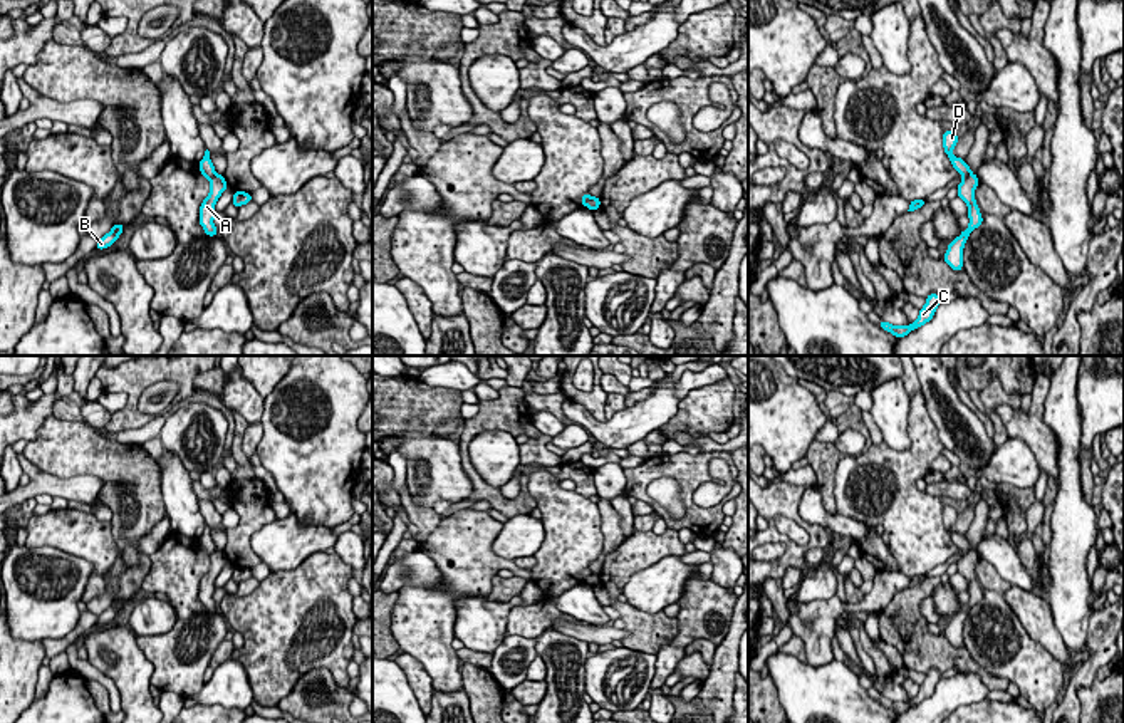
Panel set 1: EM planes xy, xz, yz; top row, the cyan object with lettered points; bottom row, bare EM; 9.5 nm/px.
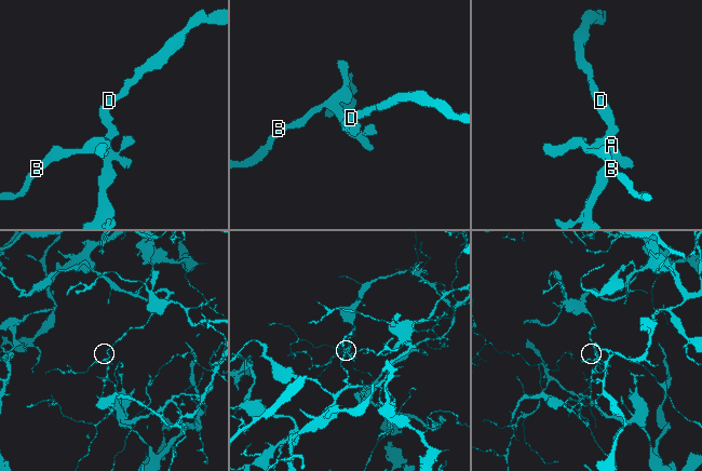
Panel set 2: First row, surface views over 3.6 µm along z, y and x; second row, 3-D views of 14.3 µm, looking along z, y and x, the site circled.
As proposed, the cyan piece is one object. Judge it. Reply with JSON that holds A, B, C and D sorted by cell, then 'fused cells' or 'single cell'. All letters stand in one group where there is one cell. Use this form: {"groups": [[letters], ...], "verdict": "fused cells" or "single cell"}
{"groups": [["A", "B", "C"], ["D"]], "verdict": "fused cells"}

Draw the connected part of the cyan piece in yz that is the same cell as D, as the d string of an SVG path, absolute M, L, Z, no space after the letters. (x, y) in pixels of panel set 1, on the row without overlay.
M946 505L943 508L943 523L944 523L944 528L950 533L953 544L963 552L963 555L966 555L970 550L973 550L971 545L970 545L970 542L966 540L965 535L956 533L956 532L951 530L951 527L958 520L958 515L960 513L956 512L955 507Z

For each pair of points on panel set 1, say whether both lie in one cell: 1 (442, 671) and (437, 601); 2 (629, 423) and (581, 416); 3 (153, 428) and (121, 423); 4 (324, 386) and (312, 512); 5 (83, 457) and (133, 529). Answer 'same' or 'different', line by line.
1: same
2: same
3: different
4: same
5: same

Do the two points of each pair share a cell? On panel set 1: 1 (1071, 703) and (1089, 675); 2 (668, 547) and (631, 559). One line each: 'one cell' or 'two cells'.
1: one cell
2: one cell

